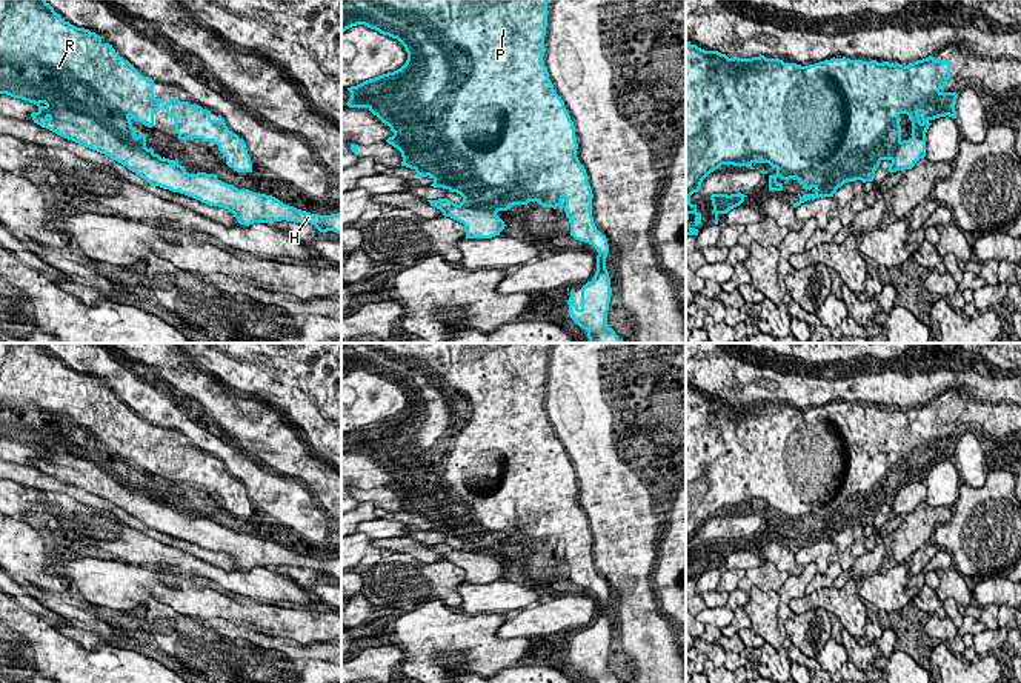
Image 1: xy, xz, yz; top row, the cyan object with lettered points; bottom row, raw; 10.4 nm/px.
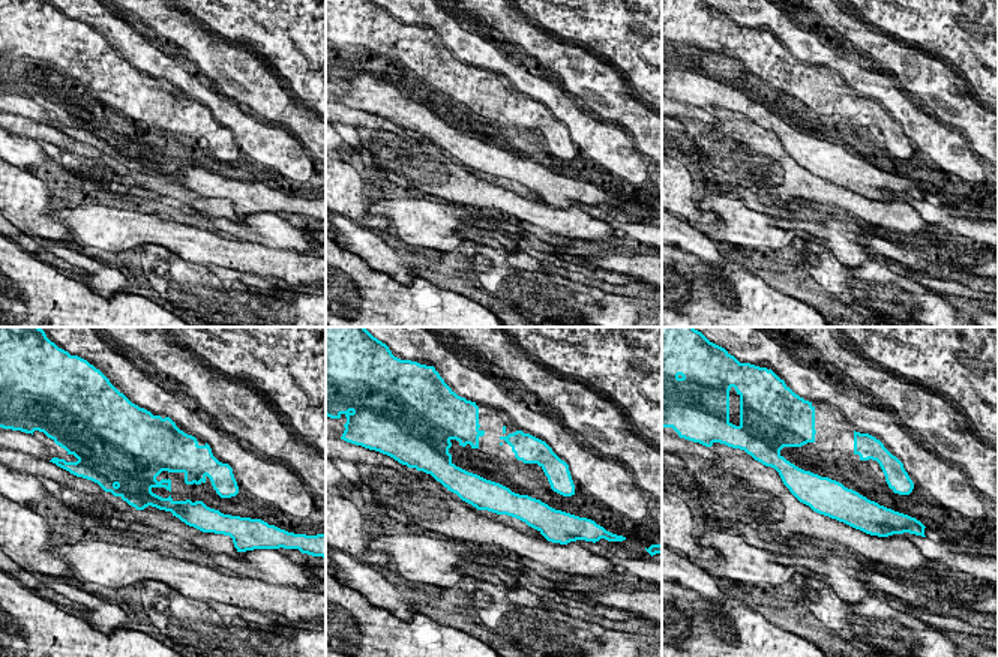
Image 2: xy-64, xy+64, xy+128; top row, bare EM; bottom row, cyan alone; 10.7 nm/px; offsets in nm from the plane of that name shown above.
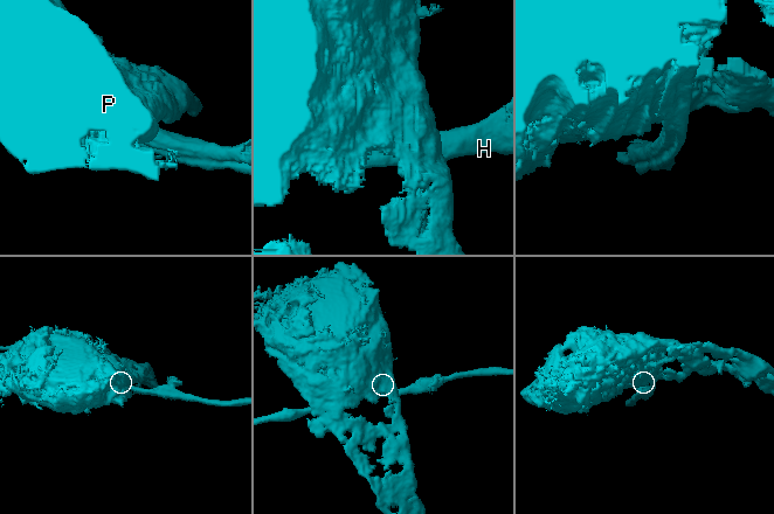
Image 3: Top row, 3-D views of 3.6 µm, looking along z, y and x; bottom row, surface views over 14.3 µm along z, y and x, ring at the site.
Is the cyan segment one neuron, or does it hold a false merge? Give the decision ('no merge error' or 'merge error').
merge error

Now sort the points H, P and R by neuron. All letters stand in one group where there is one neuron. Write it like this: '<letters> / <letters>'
H / P R

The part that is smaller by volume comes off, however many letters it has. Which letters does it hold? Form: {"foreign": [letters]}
{"foreign": ["H"]}

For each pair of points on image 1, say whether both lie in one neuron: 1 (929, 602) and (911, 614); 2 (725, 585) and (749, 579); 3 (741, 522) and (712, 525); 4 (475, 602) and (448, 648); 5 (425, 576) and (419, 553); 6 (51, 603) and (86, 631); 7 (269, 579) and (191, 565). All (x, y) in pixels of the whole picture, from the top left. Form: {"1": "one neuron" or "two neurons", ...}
{"1": "one neuron", "2": "two neurons", "3": "one neuron", "4": "two neurons", "5": "two neurons", "6": "one neuron", "7": "one neuron"}

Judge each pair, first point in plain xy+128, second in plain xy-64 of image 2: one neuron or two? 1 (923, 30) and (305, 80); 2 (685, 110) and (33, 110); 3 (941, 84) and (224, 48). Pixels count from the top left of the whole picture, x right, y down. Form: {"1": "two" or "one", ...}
{"1": "one", "2": "two", "3": "two"}

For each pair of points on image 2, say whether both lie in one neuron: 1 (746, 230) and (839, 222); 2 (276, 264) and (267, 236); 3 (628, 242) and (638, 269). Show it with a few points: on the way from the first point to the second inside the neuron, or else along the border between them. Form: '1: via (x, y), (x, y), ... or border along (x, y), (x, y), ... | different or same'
1: border along (745, 204), (778, 218) | different
2: border along (269, 246), (278, 251), (297, 251), (303, 254) | different
3: border along (646, 254), (607, 254), (604, 257) | different

